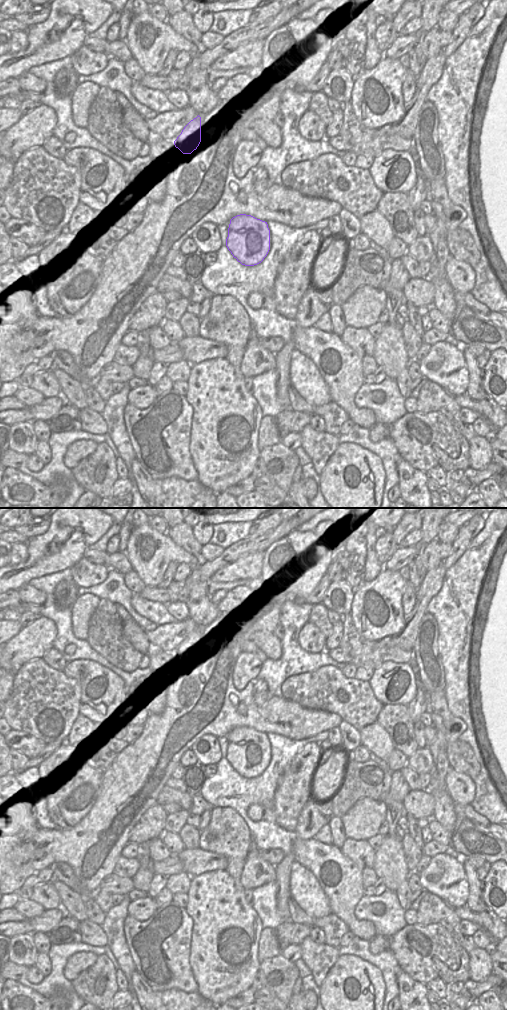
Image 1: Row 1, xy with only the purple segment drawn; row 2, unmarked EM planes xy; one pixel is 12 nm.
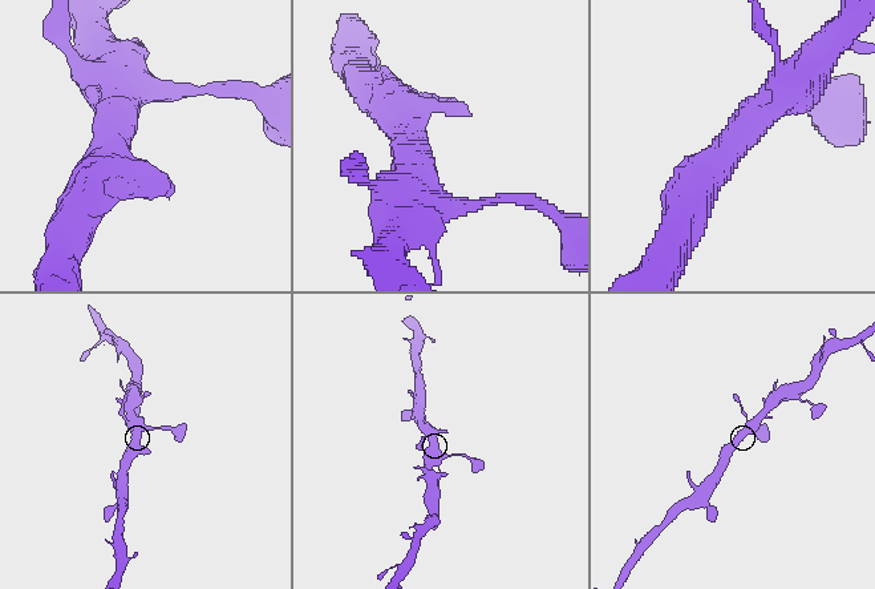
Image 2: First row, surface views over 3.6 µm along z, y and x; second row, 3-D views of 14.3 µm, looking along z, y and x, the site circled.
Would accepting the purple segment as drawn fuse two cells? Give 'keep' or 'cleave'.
keep

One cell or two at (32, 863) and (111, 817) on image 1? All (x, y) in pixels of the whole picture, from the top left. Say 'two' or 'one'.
one

